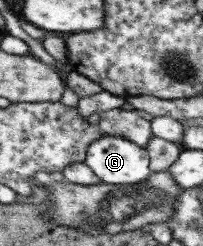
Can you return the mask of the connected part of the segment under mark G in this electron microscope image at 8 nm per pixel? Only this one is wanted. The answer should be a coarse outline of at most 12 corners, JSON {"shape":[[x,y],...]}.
{"shape":[[102,135],[84,164],[106,184],[131,185],[151,172],[146,149]]}

